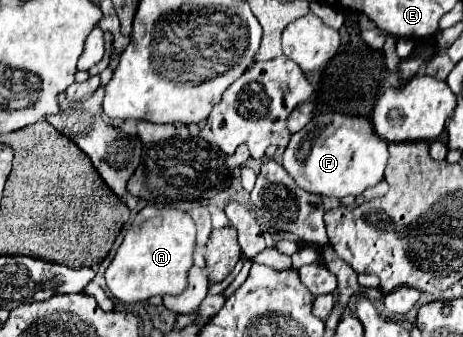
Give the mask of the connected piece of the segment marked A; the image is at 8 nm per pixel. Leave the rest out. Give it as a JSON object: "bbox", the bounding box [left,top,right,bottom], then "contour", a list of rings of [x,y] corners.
{"bbox":[105,206,195,304],"contour":[[[145,206],[127,230],[115,258],[111,260],[105,280],[113,298],[123,304],[145,302],[151,296],[181,294],[187,286],[187,272],[193,266],[195,224],[187,212],[175,208]]]}

